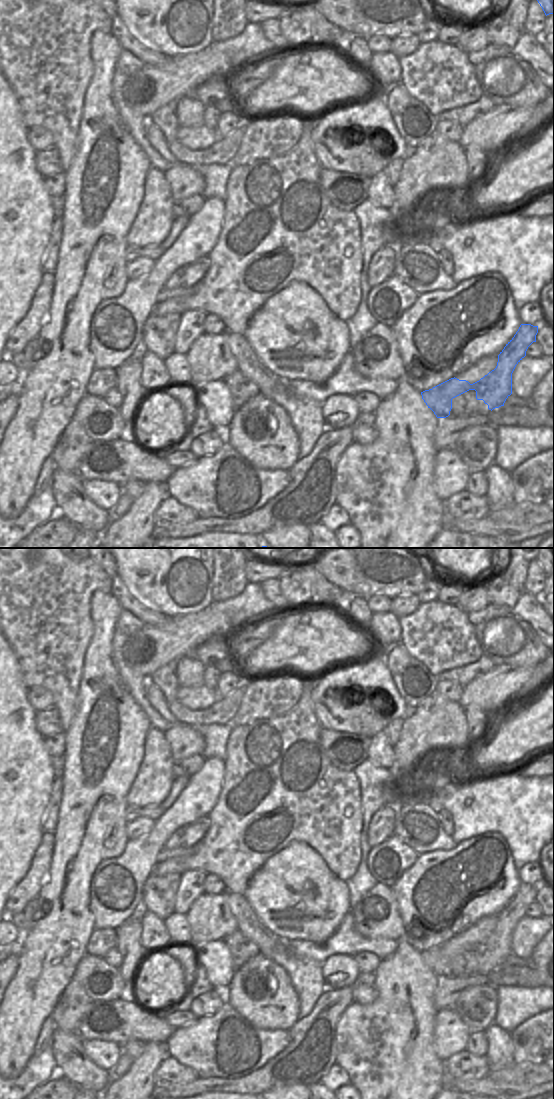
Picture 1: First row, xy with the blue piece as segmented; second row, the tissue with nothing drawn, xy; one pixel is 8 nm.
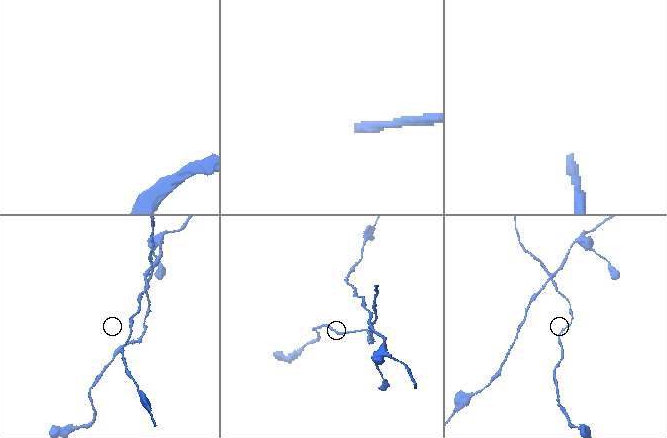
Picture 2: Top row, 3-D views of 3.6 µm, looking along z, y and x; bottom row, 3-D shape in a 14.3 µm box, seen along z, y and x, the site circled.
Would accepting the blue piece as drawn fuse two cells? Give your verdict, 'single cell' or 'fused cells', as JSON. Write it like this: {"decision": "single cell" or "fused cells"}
{"decision": "fused cells"}

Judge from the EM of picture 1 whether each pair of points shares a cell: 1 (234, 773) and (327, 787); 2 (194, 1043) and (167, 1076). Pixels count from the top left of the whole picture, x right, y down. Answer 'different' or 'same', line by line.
1: same
2: different

